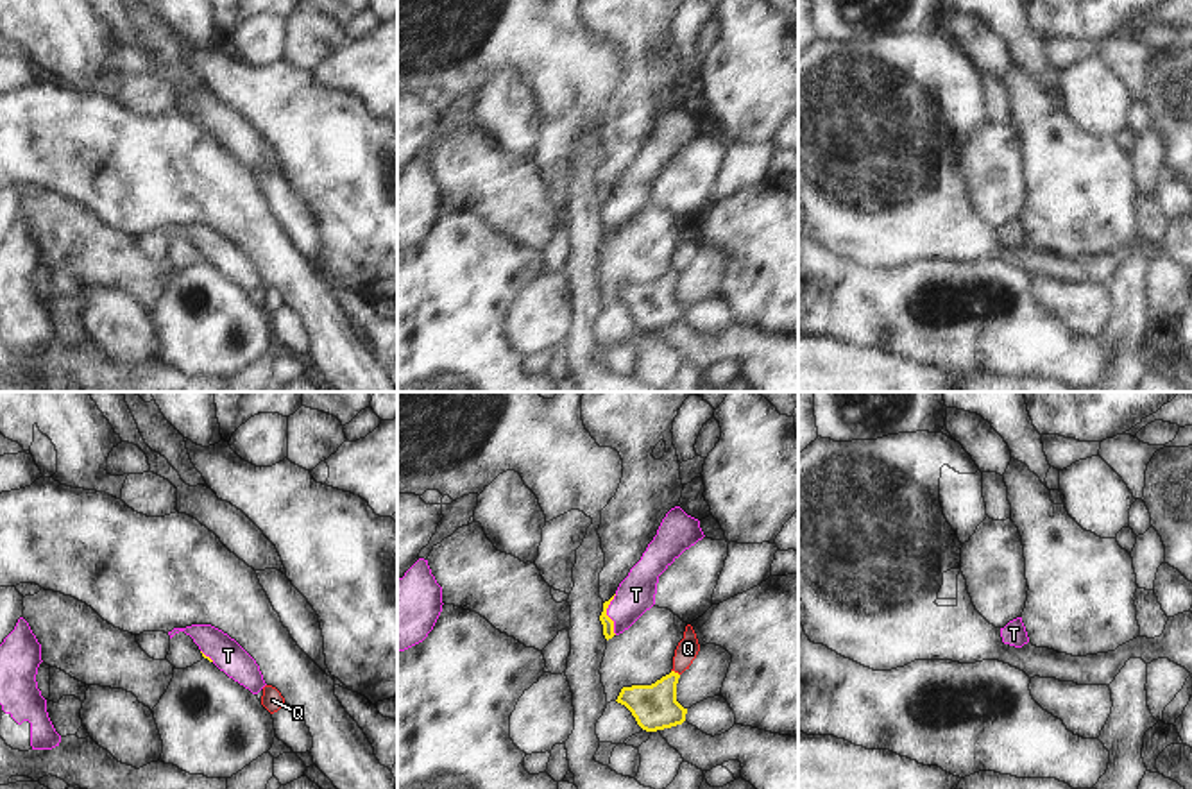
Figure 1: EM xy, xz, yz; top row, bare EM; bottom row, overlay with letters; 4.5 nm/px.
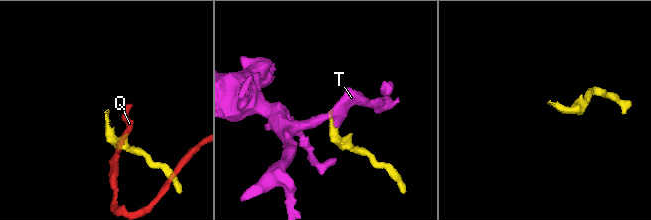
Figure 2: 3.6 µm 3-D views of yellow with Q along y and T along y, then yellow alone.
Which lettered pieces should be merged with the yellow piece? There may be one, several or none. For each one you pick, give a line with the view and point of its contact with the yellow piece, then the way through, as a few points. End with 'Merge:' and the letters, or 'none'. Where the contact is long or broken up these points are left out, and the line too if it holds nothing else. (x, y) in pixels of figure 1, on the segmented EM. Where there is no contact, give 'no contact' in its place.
T: meets yellow in xz at (605, 614); runs through xz (607, 623), (605, 614), (616, 614), (636, 594)
Merge: T

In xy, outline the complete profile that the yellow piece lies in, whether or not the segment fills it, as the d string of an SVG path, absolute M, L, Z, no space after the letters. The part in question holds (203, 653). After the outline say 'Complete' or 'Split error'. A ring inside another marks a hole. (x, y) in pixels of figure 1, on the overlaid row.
M192 624L168 632L170 639L184 632L202 651L202 657L213 662L229 678L258 694L267 683L256 660L227 633L211 624Z. Split error.

